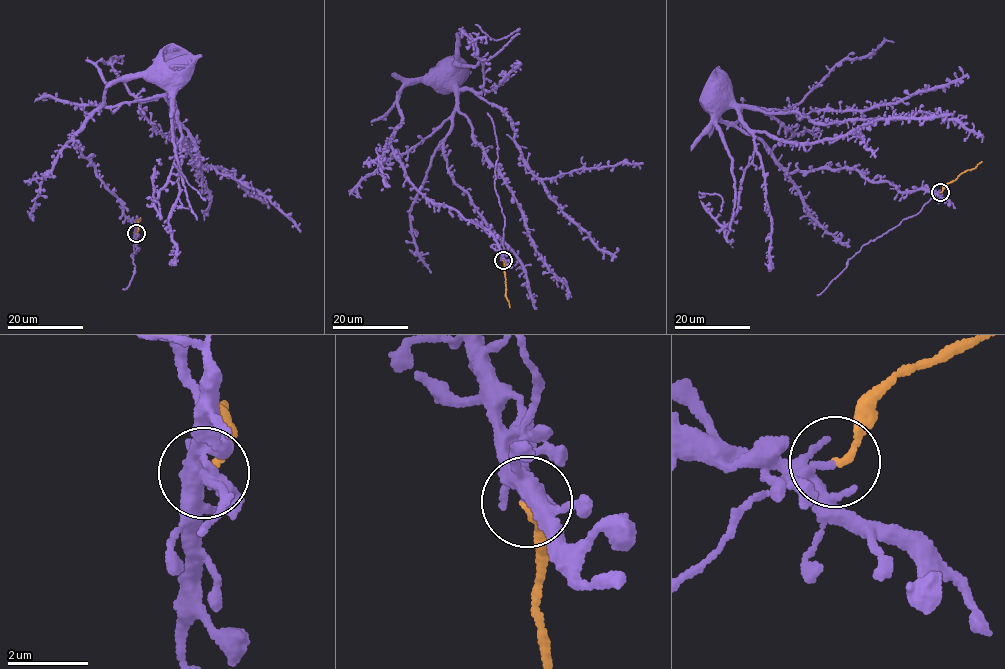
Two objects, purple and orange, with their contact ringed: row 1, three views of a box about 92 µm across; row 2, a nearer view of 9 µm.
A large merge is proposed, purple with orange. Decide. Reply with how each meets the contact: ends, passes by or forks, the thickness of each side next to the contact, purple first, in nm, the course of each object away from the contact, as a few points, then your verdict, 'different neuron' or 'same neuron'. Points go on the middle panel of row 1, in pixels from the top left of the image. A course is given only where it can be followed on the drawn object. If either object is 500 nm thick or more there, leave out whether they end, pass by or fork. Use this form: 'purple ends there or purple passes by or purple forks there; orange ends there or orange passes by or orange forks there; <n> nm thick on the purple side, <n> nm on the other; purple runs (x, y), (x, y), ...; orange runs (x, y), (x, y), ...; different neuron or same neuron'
purple forks there; orange ends there; 220 nm thick on the purple side, 160 nm on the other; purple runs (503, 259), (485, 229), (421, 193), (391, 145), (401, 121), (399, 91), (419, 81), (437, 90), (444, 80); orange runs (503, 259), (509, 308); same neuron

